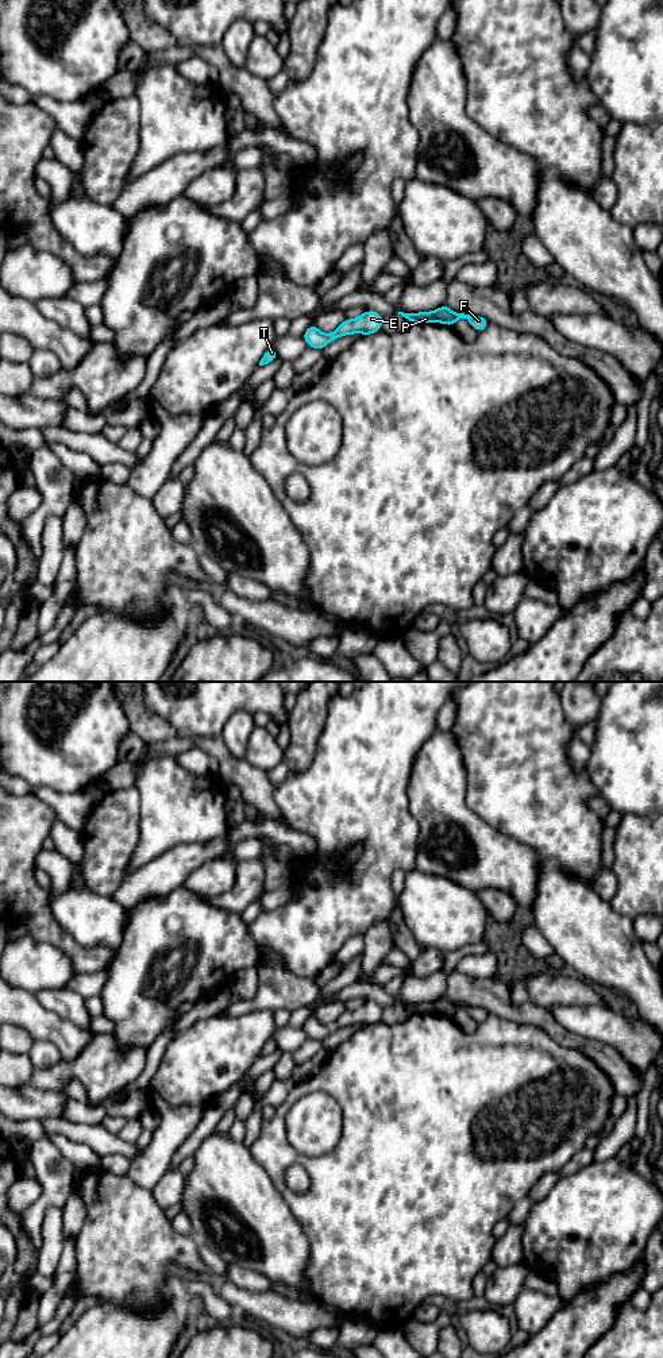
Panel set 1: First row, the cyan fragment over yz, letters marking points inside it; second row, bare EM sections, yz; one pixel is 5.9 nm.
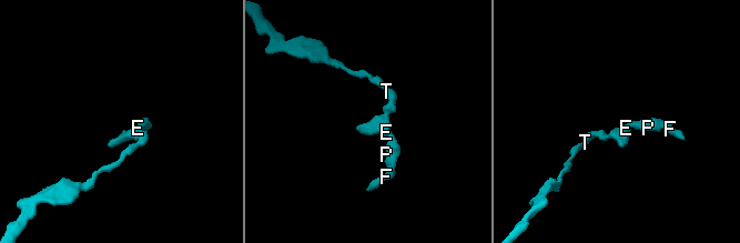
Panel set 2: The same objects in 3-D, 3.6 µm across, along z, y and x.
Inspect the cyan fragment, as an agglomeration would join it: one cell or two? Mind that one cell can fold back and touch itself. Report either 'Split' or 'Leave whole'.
Leave whole

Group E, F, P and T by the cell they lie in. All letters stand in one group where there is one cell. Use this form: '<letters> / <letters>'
E F P T

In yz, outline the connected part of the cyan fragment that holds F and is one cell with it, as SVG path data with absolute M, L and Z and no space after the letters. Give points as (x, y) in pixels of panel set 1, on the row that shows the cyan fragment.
M447 304L440 306L436 310L431 312L419 312L419 313L404 313L398 312L402 317L405 317L409 323L443 323L454 327L458 319L466 319L478 332L485 331L489 324L487 320L482 316L470 316L465 313L456 313L448 309Z

